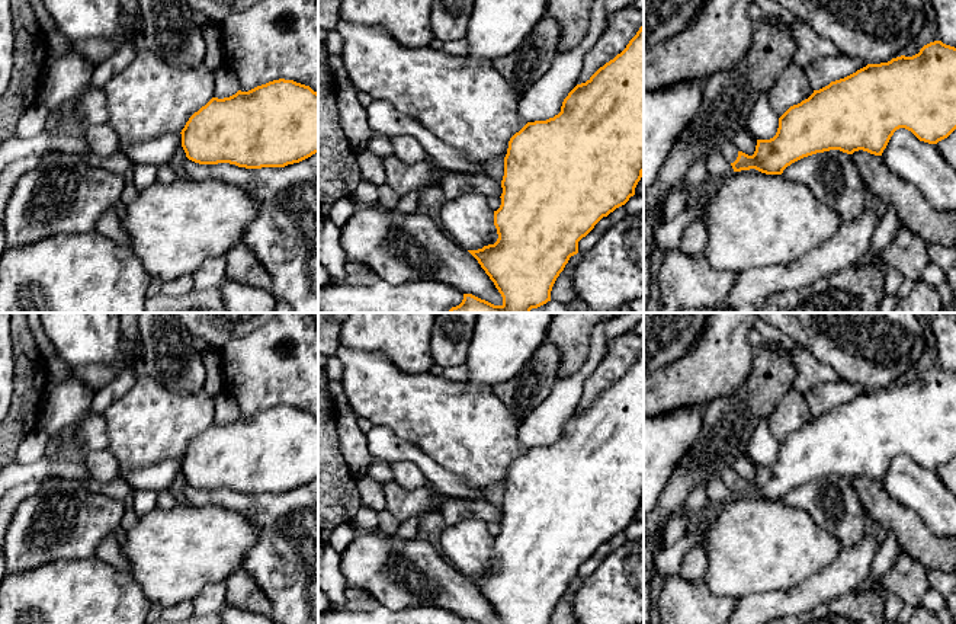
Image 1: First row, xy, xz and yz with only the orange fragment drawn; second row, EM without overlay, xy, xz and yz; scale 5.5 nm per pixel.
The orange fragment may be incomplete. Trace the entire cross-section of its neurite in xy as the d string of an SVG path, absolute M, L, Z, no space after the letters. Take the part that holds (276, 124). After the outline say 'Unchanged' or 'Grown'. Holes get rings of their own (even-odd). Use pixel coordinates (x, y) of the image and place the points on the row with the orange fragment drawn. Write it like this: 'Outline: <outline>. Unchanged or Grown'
Outline: M279 79L230 97L212 97L189 118L180 134L186 157L199 164L285 167L318 153L318 93Z. Unchanged

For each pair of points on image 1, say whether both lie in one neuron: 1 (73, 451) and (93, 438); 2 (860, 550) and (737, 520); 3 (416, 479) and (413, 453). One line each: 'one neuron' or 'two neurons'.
1: one neuron
2: two neurons
3: two neurons

